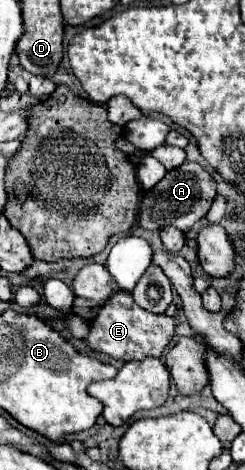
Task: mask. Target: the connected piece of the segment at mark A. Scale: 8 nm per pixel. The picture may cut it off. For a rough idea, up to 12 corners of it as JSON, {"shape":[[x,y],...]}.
{"shape":[[186,161],[140,201],[138,223],[188,231],[208,213],[214,177]]}

